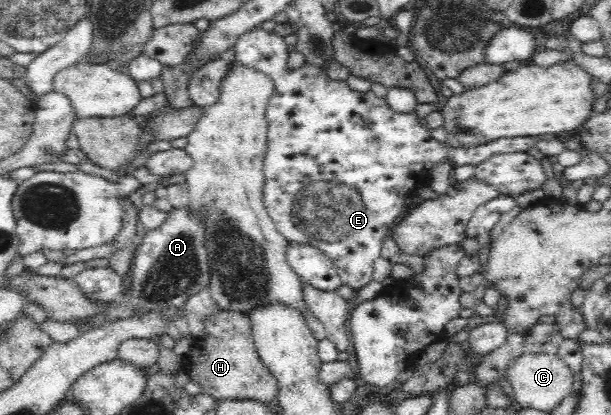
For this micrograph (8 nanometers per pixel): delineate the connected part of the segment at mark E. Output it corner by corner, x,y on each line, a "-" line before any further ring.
262,28
248,31
238,37
234,46
235,57
240,64
258,69
273,82
273,93
265,110
269,130
262,163
262,202
267,215
288,243
309,244
329,256
342,279
341,284
354,290
371,281
373,264
380,257
382,241
404,214
407,195
425,186
439,160
447,156
454,167
462,164
476,166
491,154
525,152
540,139
497,138
474,148
455,150
448,142
440,143
432,139
428,128
420,123
415,112
392,110
388,101
377,96
372,89
366,92
353,90
346,79
334,80
326,75
322,67
306,62
290,69
288,44
274,31
267,32

